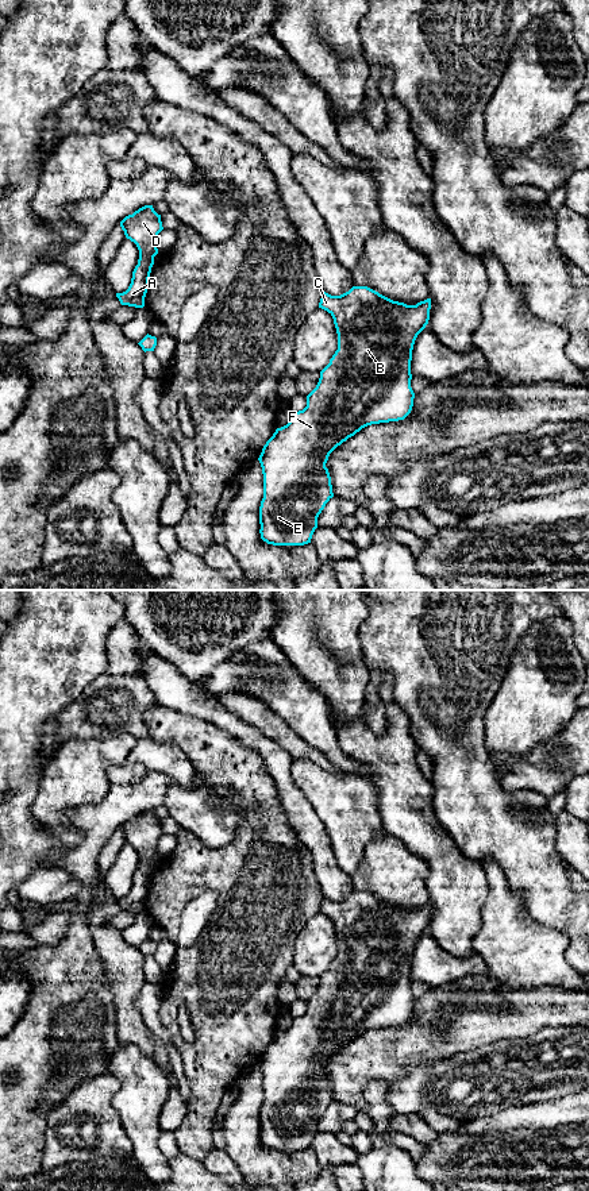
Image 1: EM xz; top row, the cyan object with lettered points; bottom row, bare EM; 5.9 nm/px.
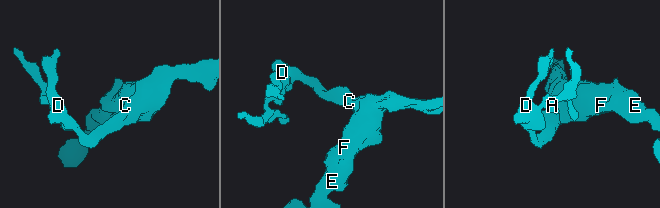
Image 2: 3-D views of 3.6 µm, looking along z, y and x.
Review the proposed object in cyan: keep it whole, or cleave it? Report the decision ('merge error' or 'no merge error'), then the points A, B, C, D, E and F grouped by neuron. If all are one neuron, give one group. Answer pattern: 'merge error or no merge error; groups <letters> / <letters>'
no merge error; groups A B C D E F

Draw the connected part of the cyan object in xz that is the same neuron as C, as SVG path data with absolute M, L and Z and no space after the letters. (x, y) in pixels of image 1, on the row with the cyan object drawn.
M353 286L349 292L340 296L331 296L324 292L322 294L319 308L327 311L334 319L338 334L338 350L330 359L330 363L320 371L320 378L316 388L307 396L307 406L303 411L293 413L292 420L286 425L276 429L273 436L263 446L262 452L258 458L263 474L263 498L259 506L259 533L263 541L273 546L304 546L311 543L312 535L317 528L317 517L324 509L326 504L334 497L331 477L328 469L326 467L326 463L330 454L338 446L340 446L343 442L346 442L349 438L354 436L357 432L367 425L404 420L411 413L415 398L415 393L411 388L412 350L417 335L428 324L431 298L420 301L416 305L407 305L404 302L393 301L367 286Z

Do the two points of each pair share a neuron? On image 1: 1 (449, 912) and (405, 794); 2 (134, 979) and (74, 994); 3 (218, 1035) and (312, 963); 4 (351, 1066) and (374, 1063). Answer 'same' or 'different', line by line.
1: same
2: different
3: different
4: same

